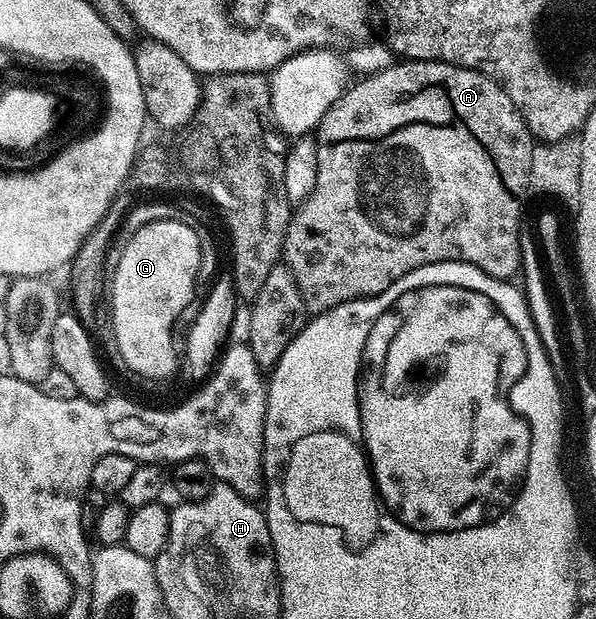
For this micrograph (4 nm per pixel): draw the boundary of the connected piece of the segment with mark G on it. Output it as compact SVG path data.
M154 221L137 230L124 246L120 264L108 288L108 320L114 330L118 356L138 376L146 380L166 380L180 368L180 356L174 353L174 319L185 313L185 306L196 296L197 271L201 248L198 229L182 221Z

